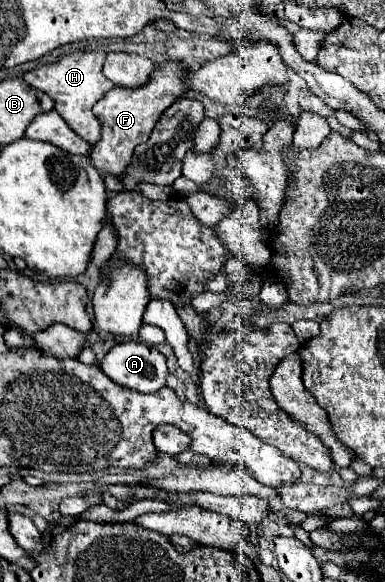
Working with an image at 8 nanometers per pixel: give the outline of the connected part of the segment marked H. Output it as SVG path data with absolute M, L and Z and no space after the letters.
M98 49L74 51L56 63L50 63L40 69L24 73L24 81L28 85L32 85L34 89L50 95L56 101L56 111L62 115L62 119L70 125L70 129L74 133L78 133L90 145L94 145L100 139L100 123L92 113L92 105L98 99L102 99L102 95L106 91L110 91L114 87L114 83L110 83L110 79L104 77L104 73L102 73L104 57L106 57L106 53L98 51Z

